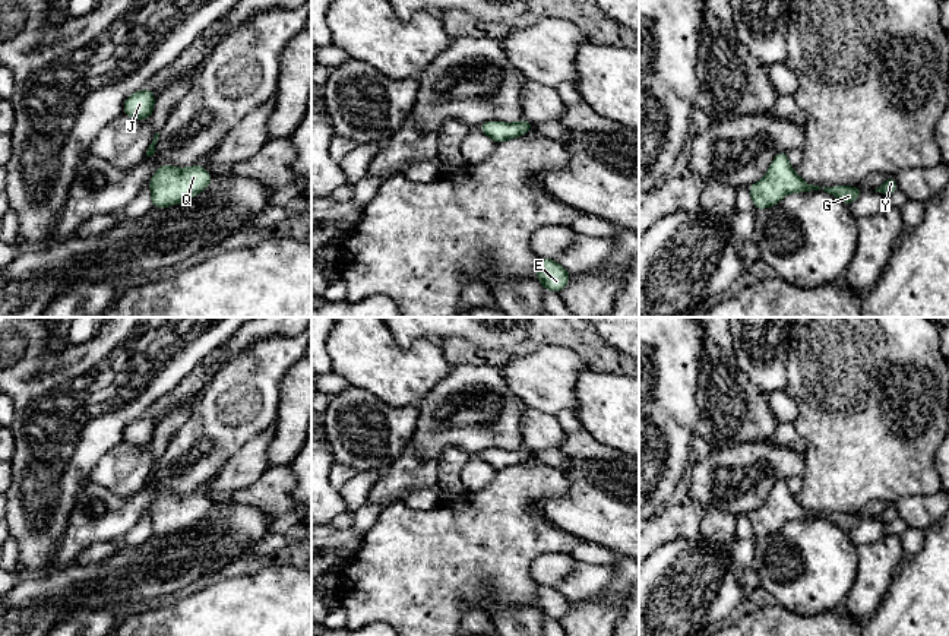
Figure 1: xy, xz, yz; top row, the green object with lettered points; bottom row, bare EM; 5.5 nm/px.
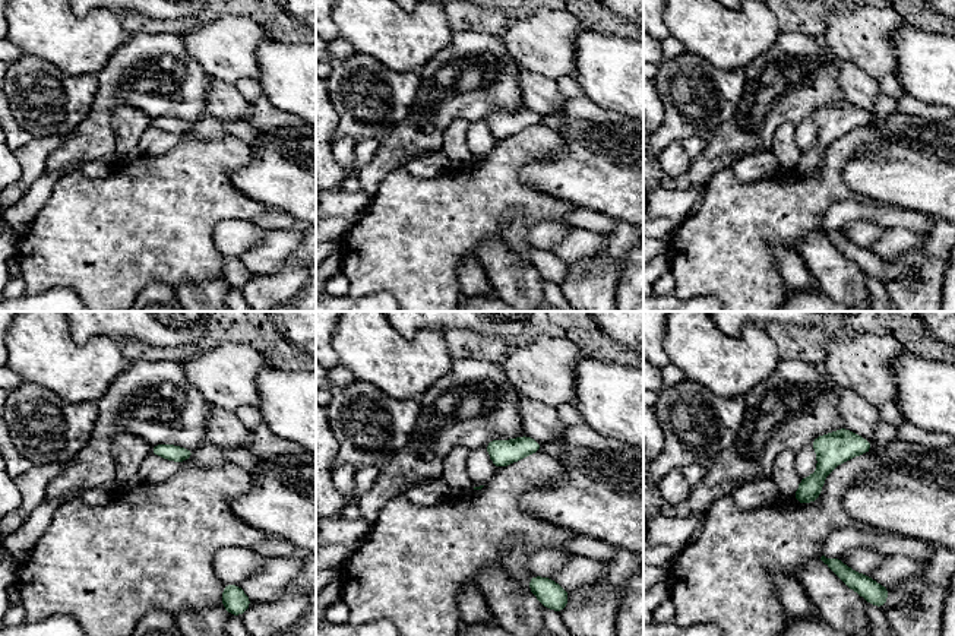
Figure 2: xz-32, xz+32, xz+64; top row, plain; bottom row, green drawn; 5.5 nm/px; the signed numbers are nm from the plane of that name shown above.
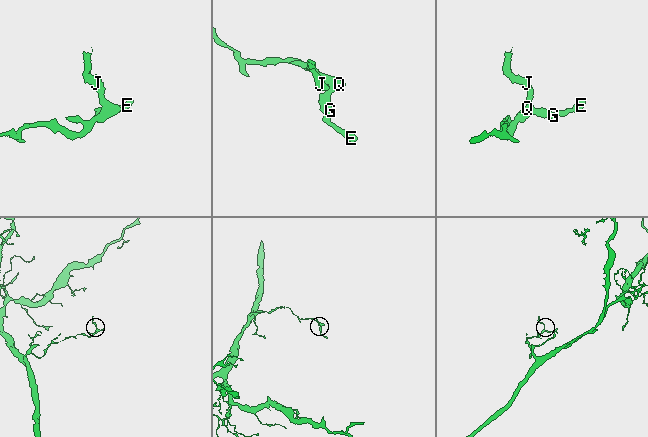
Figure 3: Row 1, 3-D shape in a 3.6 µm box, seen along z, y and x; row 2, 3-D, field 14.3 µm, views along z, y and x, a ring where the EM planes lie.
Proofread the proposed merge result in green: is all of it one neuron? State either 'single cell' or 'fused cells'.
single cell

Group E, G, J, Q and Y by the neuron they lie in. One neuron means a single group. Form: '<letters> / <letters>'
E G J Q Y

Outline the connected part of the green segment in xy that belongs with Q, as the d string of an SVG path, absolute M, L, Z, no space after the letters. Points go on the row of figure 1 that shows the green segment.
M200 164L190 168L159 165L149 183L152 208L168 208L192 199L206 190L211 181L212 175Z

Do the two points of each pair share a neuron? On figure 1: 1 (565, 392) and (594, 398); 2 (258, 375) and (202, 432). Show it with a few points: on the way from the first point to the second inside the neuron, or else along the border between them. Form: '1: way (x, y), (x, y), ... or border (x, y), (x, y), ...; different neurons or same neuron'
1: border (585, 366), (576, 379), (576, 407), (573, 410); different neurons
2: way (244, 389), (217, 417); same neuron

